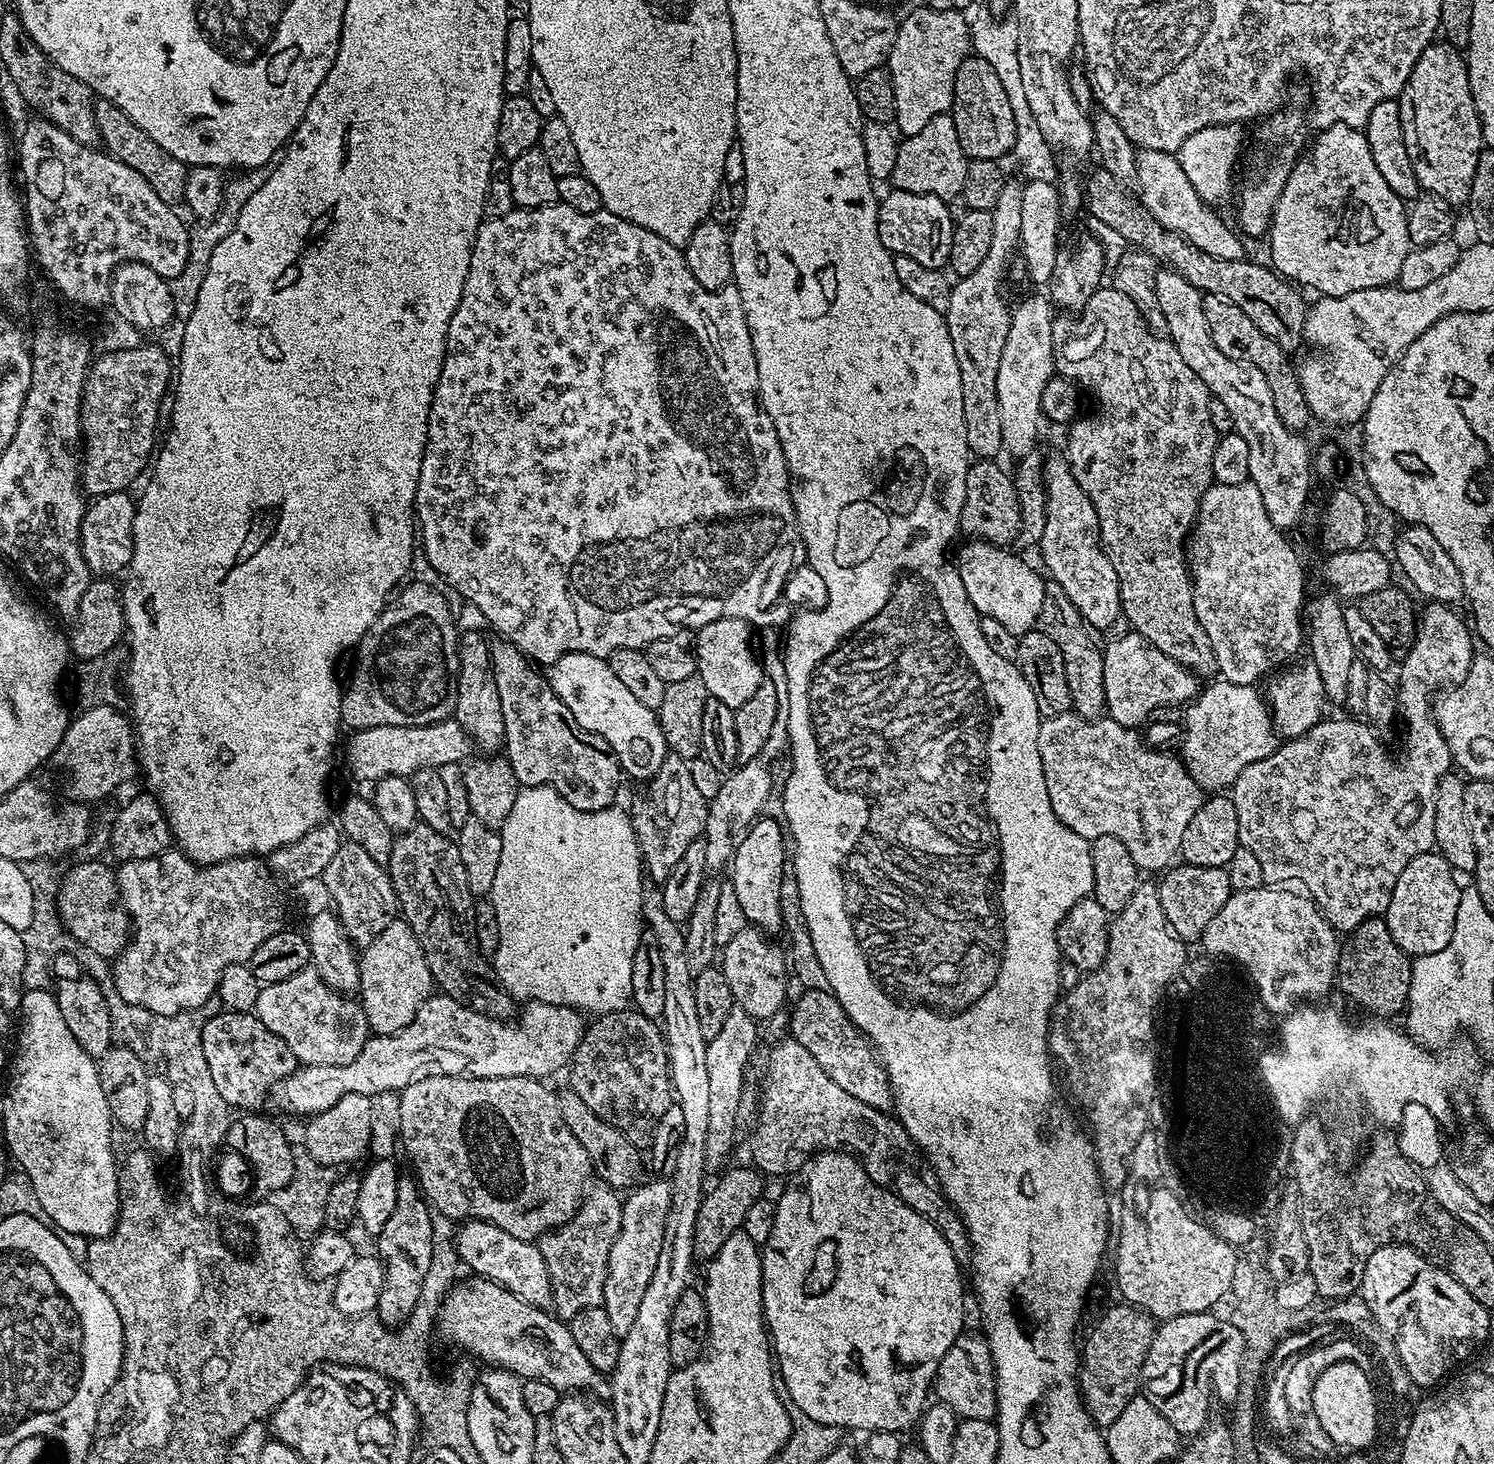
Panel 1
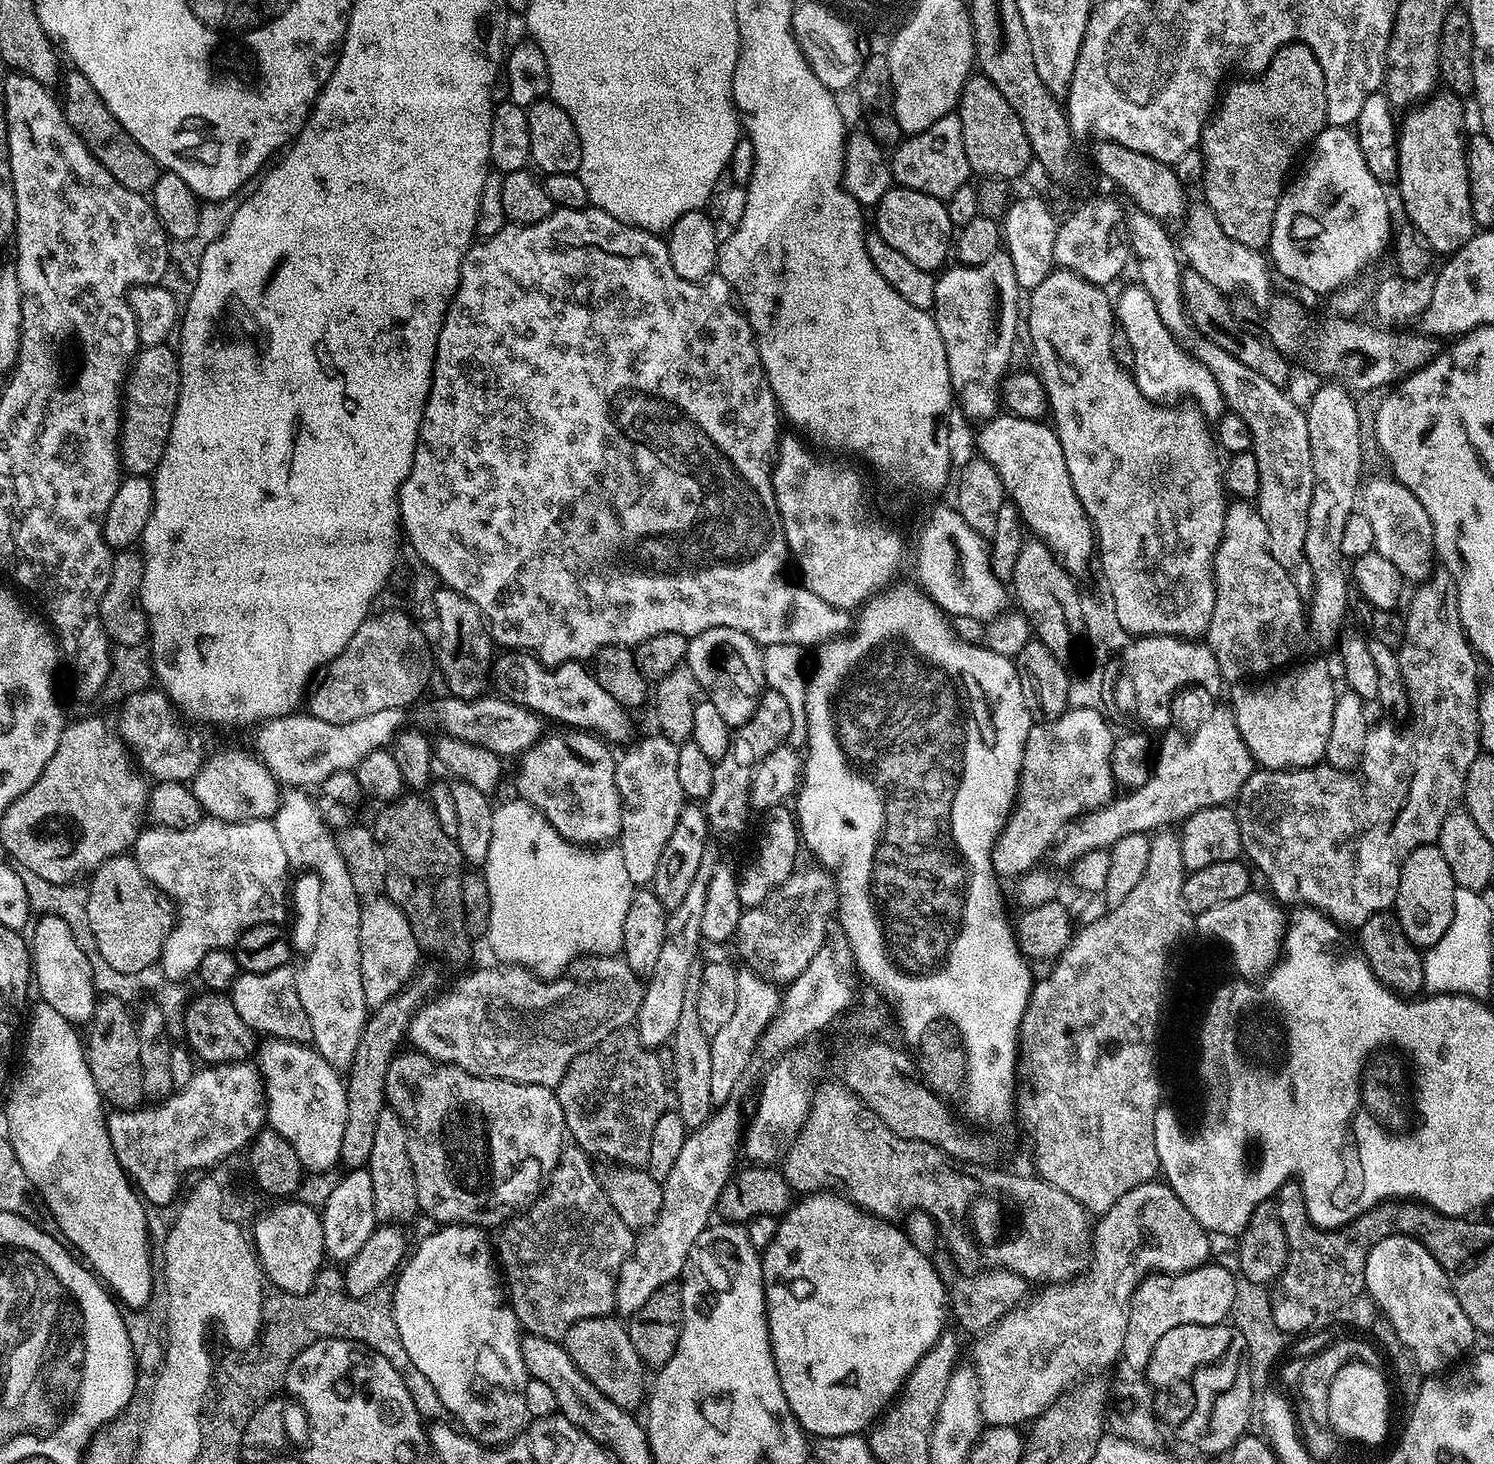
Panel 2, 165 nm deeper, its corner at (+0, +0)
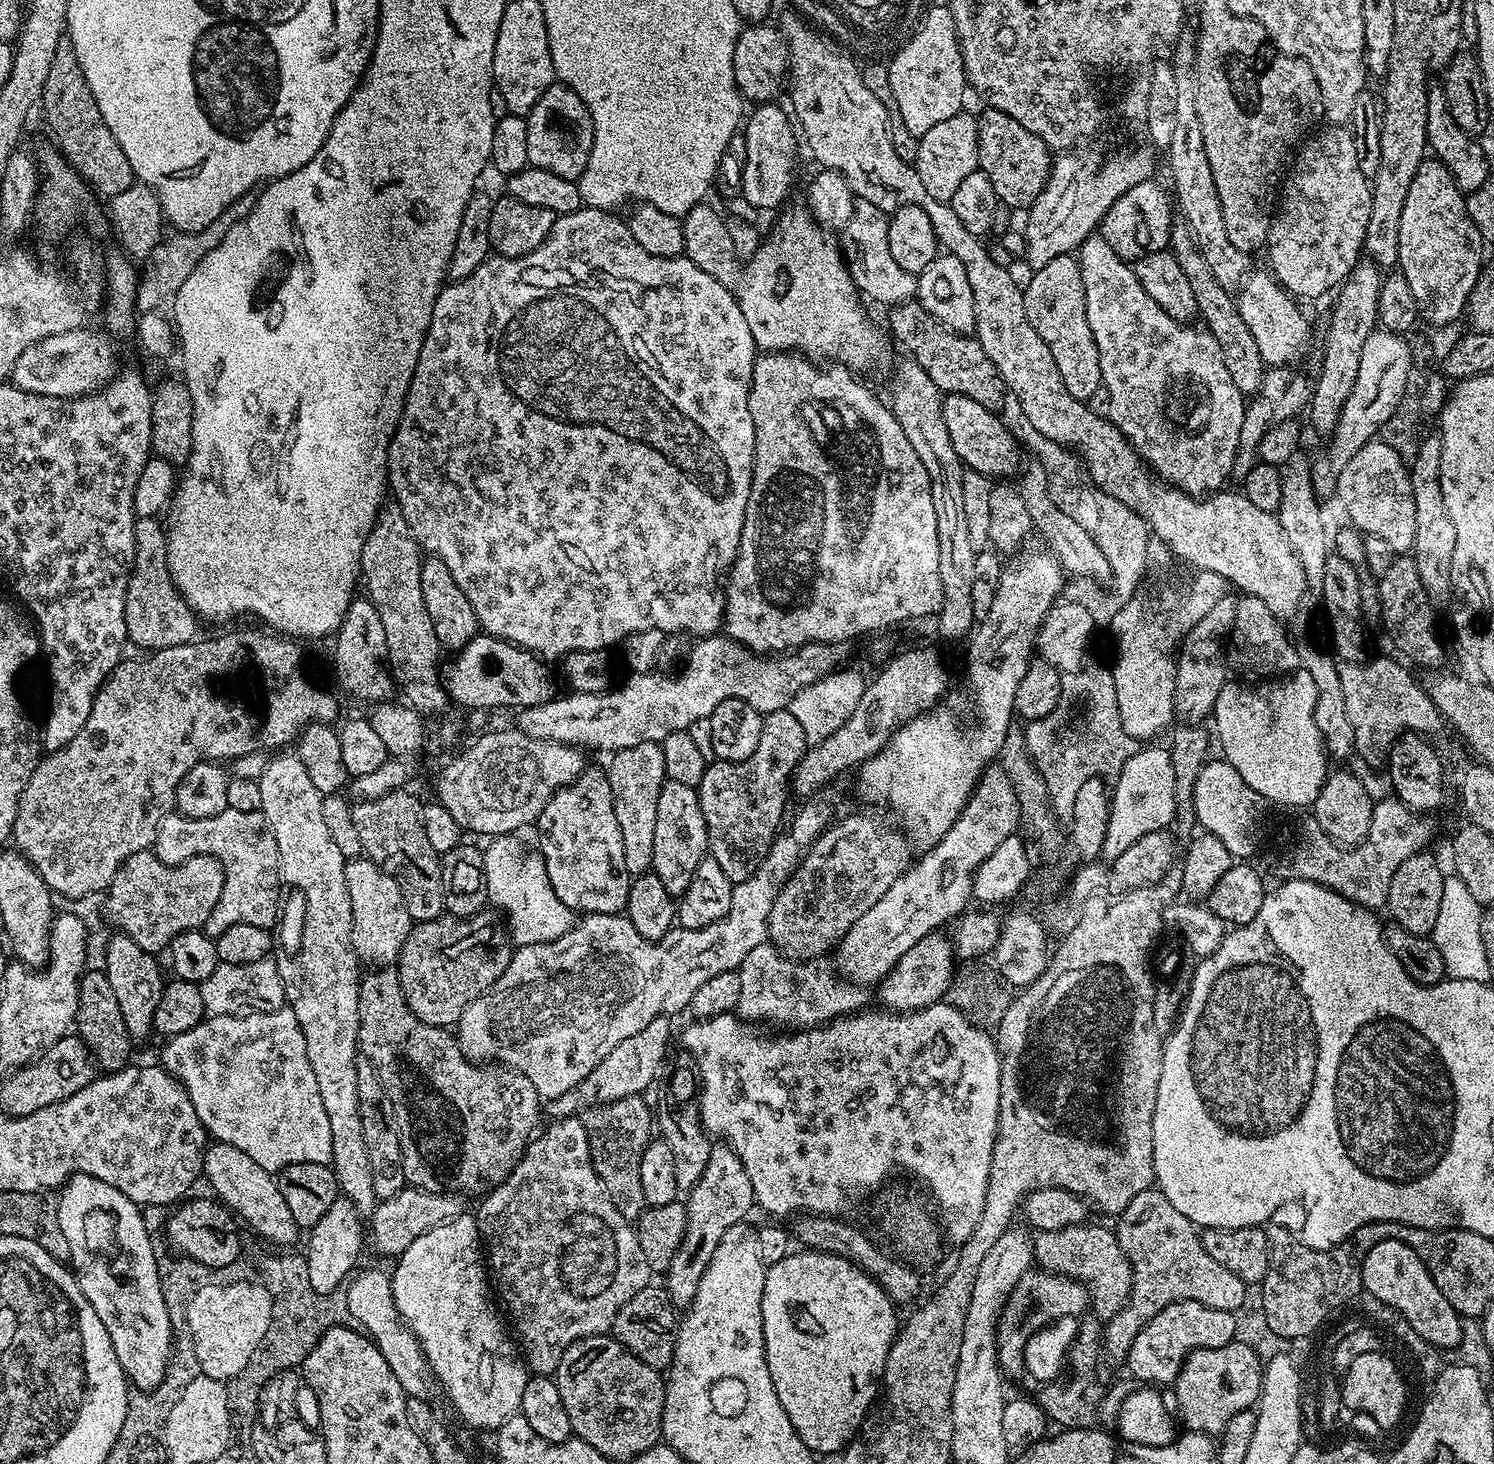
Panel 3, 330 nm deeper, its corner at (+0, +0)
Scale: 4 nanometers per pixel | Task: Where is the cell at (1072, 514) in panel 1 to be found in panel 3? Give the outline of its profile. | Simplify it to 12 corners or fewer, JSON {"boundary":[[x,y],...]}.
{"boundary":[[945,395],[942,418],[960,461],[1012,478],[1021,445],[993,409]]}

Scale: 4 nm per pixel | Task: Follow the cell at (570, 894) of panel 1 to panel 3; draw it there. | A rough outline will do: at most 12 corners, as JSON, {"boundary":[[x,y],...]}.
{"boundary":[[516,834],[483,849],[488,904],[513,945],[573,928],[543,856]]}

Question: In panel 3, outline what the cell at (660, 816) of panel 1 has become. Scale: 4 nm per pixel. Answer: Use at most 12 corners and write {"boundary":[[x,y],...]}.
{"boundary":[[659,744],[611,753],[606,764],[629,877],[654,858]]}

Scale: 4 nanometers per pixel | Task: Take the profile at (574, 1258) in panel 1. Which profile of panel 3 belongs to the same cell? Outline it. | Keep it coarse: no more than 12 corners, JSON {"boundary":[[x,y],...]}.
{"boundary":[[553,1119],[474,1212],[525,1365],[605,1335],[654,1276]]}

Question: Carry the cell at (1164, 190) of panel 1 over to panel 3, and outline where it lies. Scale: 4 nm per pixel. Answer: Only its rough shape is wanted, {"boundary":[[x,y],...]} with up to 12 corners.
{"boundary":[[1267,271],[1245,276],[1238,314],[1268,366],[1292,366],[1308,320]]}

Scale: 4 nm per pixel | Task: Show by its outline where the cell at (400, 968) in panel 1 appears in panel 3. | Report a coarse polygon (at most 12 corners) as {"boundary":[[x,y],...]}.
{"boundary":[[372,860],[344,865],[361,965],[395,965],[414,921]]}

